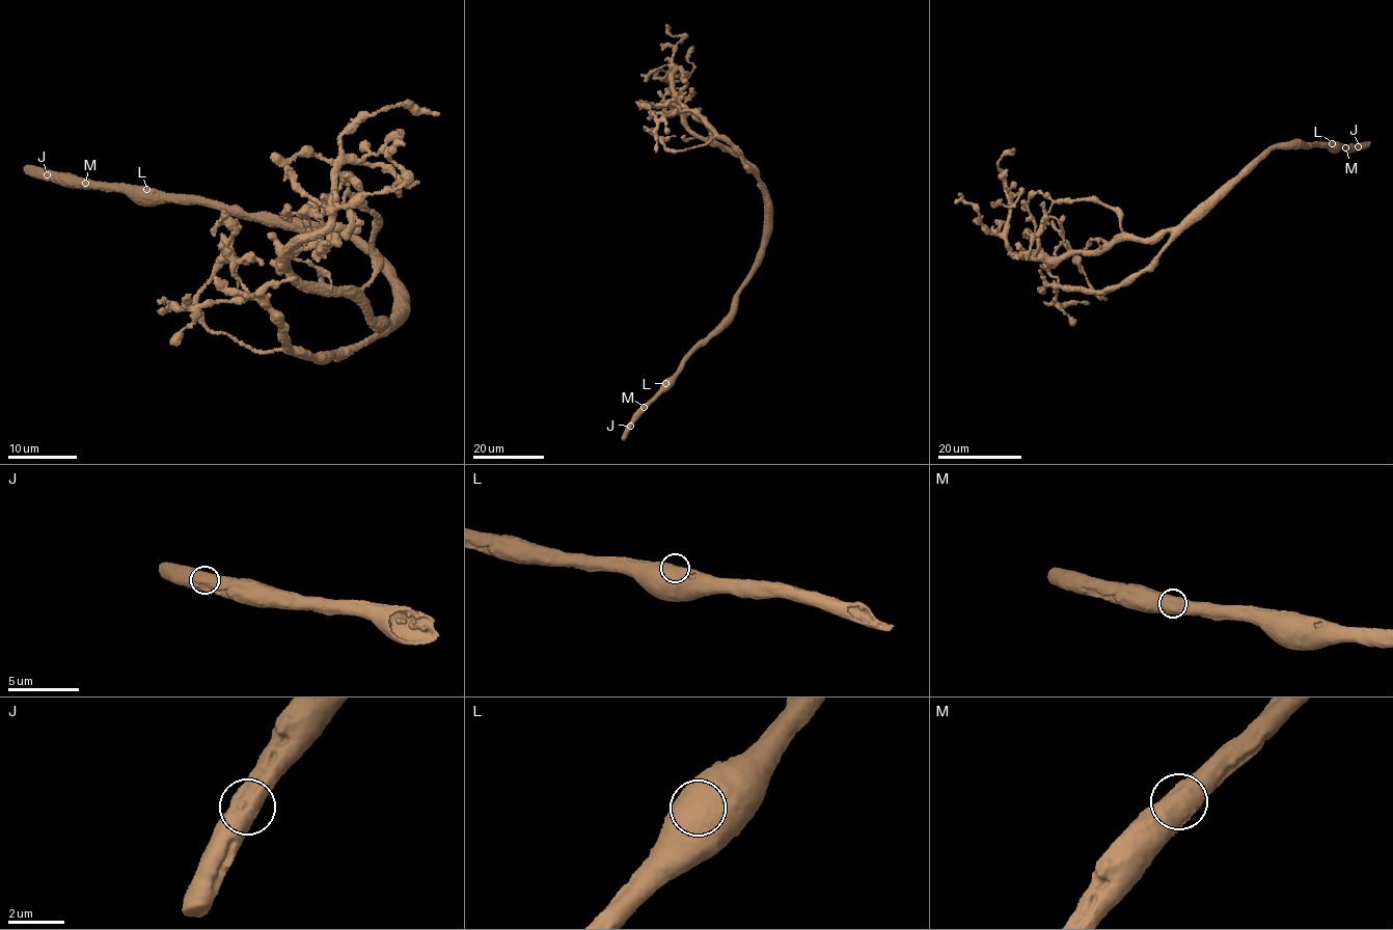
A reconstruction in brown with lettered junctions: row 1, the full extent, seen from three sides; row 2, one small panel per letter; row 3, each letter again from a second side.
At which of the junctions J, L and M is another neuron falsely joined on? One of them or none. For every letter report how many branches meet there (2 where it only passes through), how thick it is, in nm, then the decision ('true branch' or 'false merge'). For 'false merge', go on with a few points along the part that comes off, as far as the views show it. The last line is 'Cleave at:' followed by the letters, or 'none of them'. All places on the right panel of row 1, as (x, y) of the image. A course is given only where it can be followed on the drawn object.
J: 2 branches meet; 850 nm thick; true branch
L: 1 branches meet; 900 nm thick; true branch
M: 2 branches meet; 900 nm thick; true branch
Cleave at: none of them

